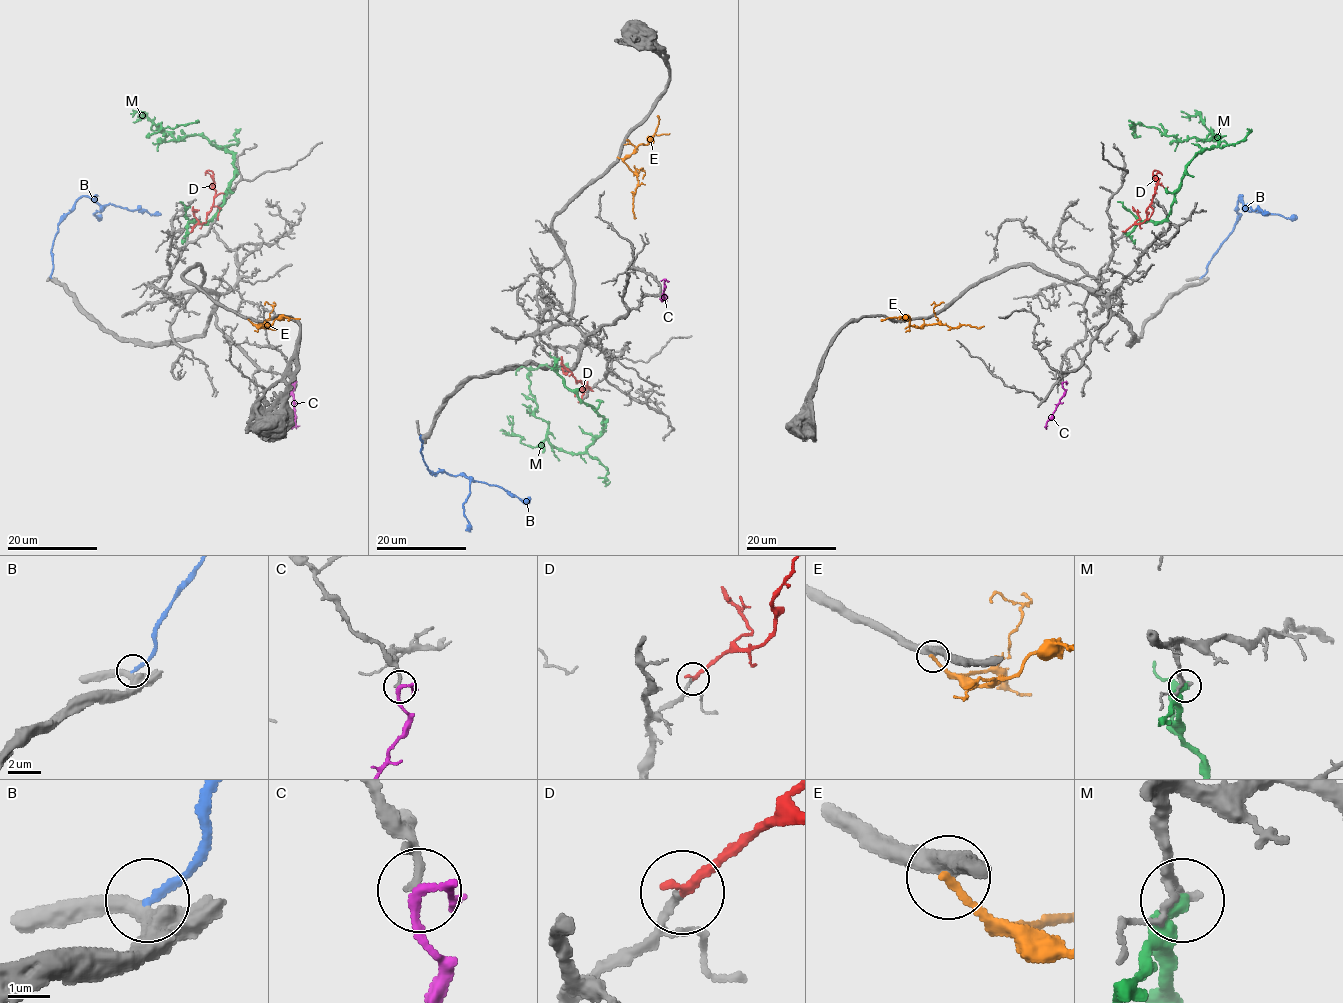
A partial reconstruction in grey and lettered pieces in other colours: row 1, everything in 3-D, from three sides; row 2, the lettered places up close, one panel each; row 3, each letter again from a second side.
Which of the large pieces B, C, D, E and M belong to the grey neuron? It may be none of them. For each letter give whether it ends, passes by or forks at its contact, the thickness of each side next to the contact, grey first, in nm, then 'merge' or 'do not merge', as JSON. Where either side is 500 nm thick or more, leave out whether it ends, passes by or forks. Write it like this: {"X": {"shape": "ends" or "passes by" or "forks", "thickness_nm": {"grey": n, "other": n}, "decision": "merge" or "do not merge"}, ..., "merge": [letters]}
{"B": {"shape": "ends", "thickness_nm": {"grey": 440, "other": 220}, "decision": "do not merge"}, "C": {"shape": "passes by", "thickness_nm": {"grey": 140, "other": 200}, "decision": "merge"}, "D": {"shape": "ends", "thickness_nm": {"grey": 180, "other": 280}, "decision": "merge"}, "E": {"shape": "ends", "thickness_nm": {"grey": 460, "other": 190}, "decision": "do not merge"}, "M": {"shape": "ends", "thickness_nm": {"grey": 170, "other": 440}, "decision": "do not merge"}, "merge": ["C", "D"]}

